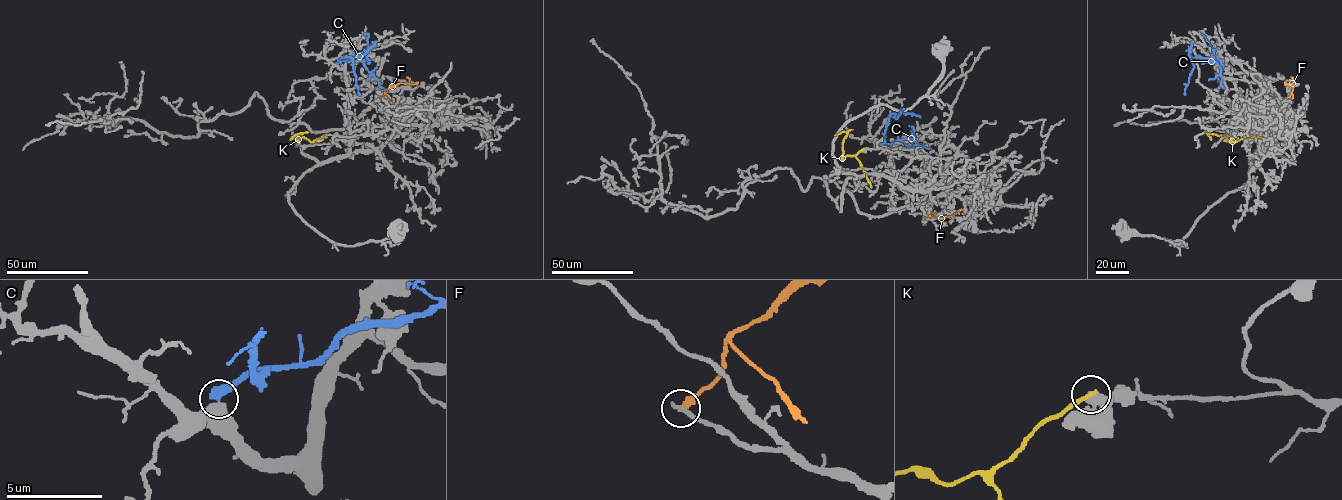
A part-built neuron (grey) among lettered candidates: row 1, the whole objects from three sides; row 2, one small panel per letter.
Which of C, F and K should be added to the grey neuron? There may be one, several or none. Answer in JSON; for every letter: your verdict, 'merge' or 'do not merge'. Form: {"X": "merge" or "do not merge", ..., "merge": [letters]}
{"C": "do not merge", "F": "do not merge", "K": "do not merge", "merge": []}

